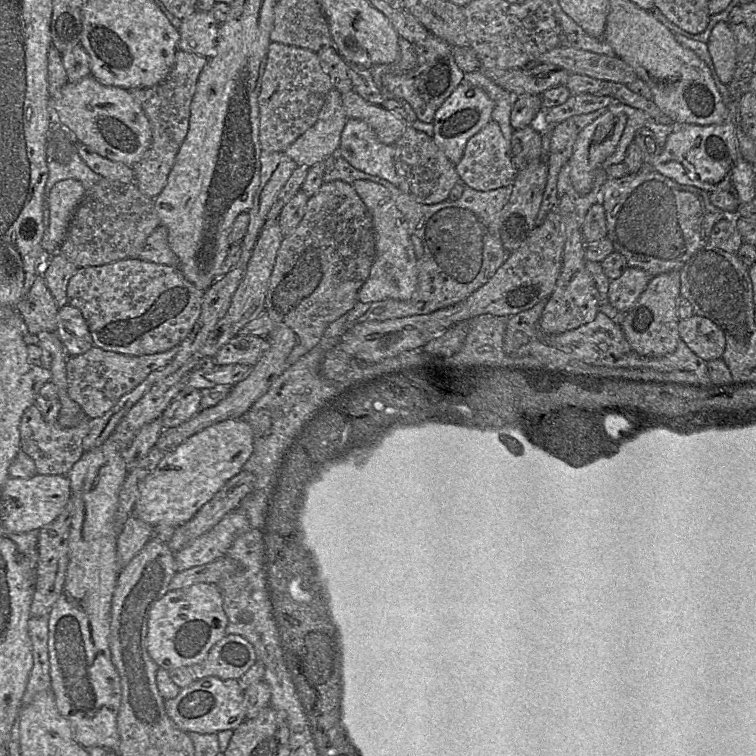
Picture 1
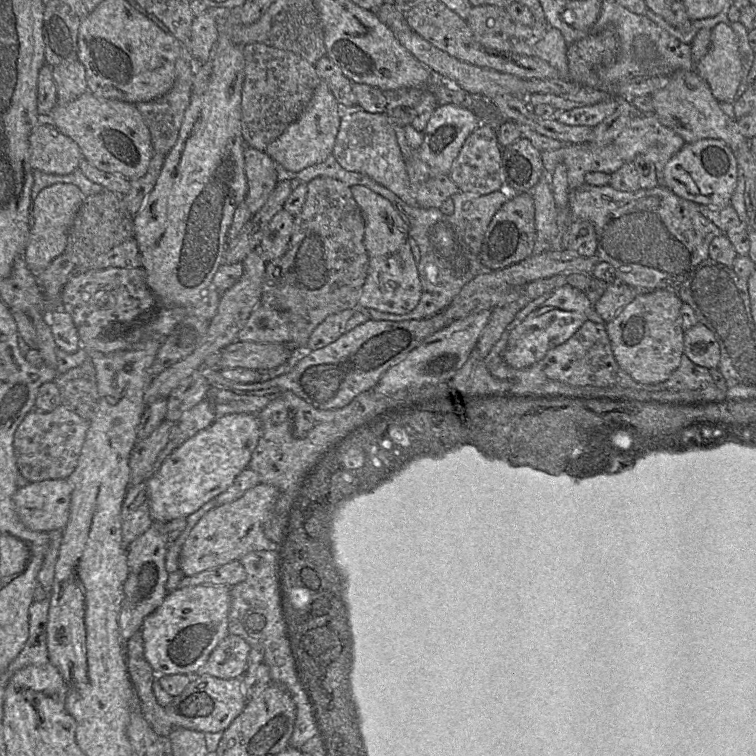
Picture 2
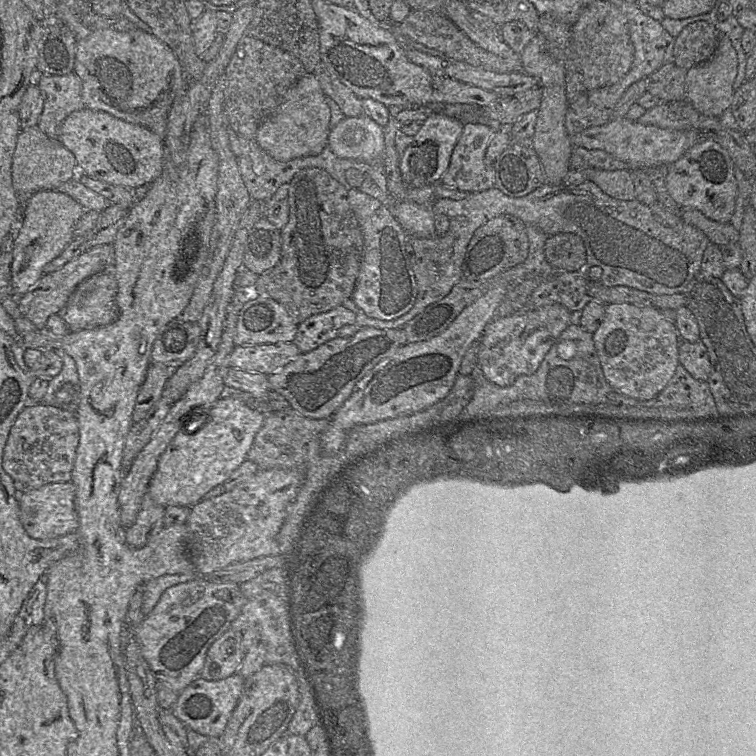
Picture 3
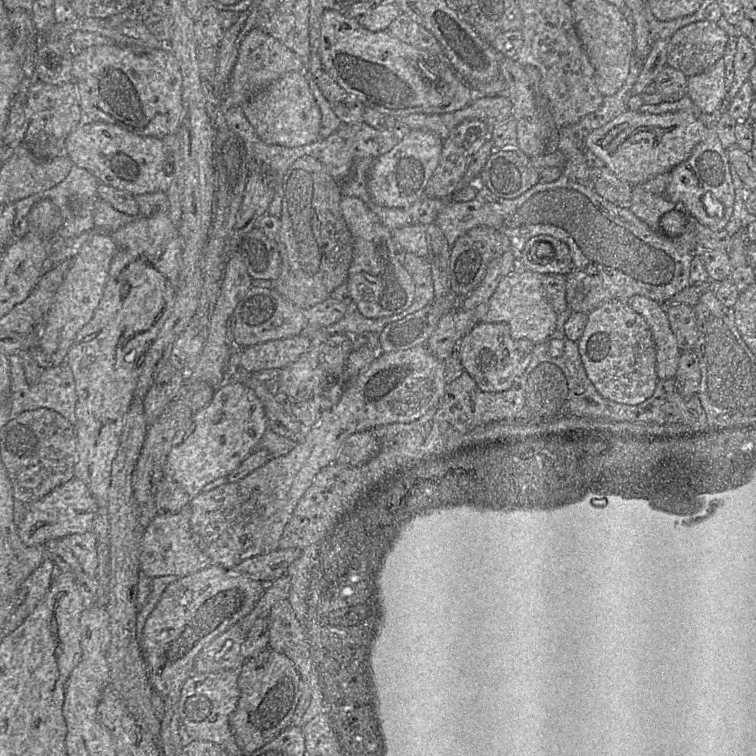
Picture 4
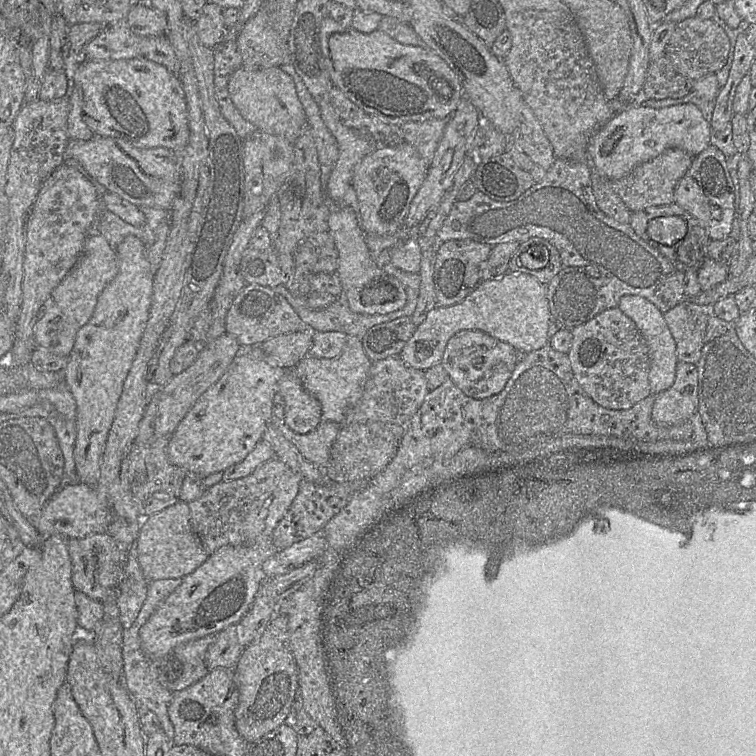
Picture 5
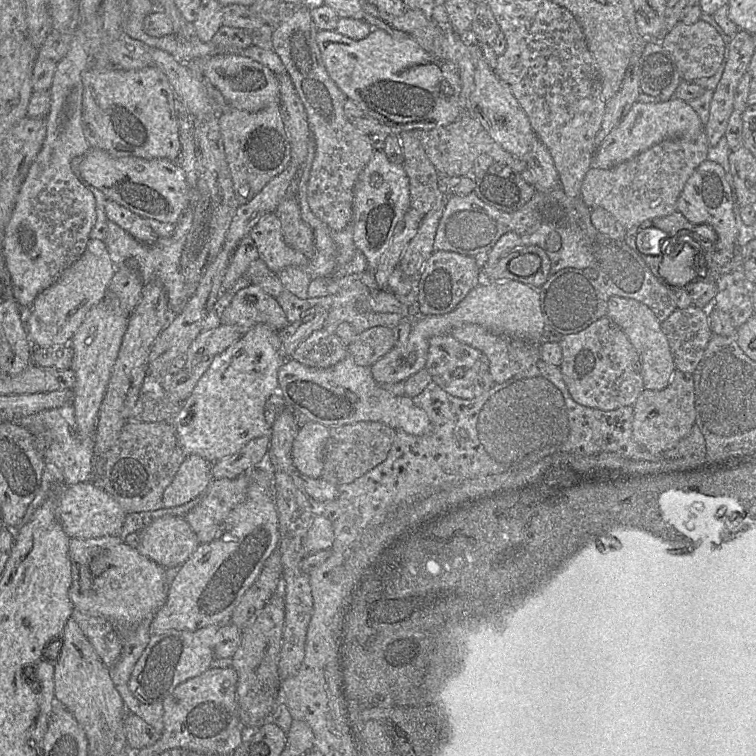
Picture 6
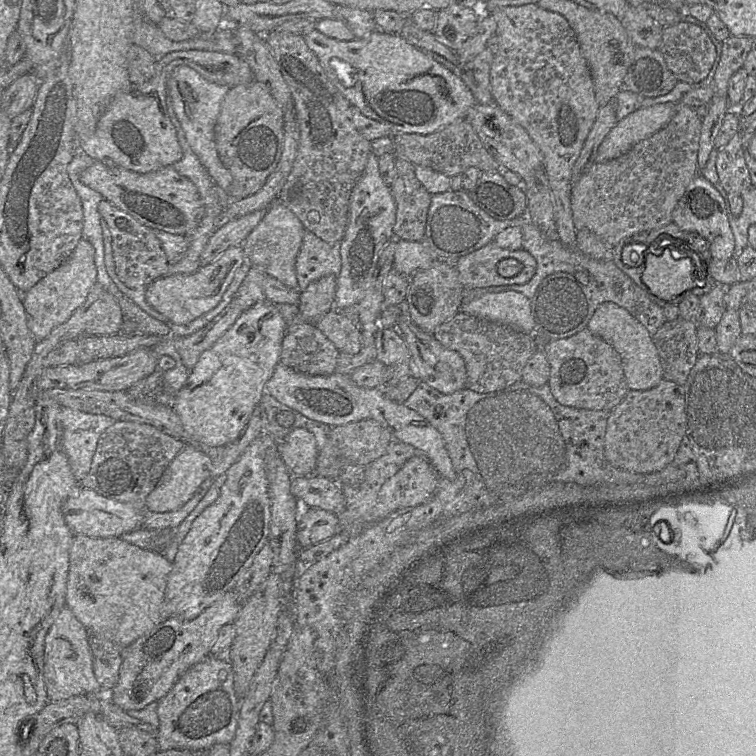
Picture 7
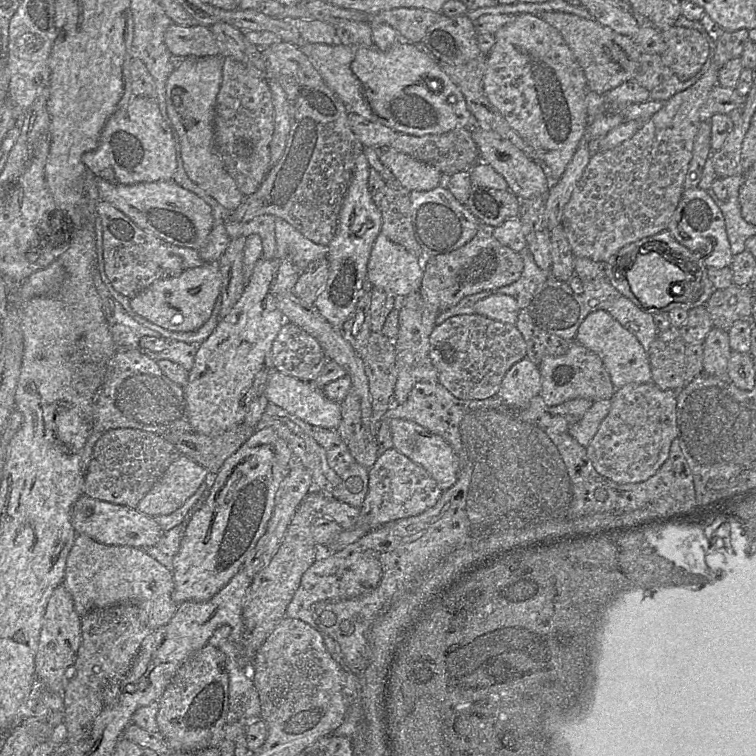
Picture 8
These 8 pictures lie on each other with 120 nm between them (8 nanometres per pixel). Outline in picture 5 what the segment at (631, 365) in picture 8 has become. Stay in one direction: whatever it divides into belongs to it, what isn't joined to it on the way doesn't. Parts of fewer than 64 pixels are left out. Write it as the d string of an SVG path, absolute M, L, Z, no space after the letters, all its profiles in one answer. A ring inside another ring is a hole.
M638 295L622 296L617 307L635 323L647 345L650 359L648 379L651 393L659 394L669 389L675 381L678 358L676 343L664 319L664 314L652 302Z

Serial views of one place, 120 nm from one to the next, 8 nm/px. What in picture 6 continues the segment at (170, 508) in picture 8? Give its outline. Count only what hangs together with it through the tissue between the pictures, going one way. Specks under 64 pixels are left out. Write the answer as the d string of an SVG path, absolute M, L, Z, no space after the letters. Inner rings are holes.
M187 455L163 493L163 508L181 506L203 494L213 481L212 464L199 455Z

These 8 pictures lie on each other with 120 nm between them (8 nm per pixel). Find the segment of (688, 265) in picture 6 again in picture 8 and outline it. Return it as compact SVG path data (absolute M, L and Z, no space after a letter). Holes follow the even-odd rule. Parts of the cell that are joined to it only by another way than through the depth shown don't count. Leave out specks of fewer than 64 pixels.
M638 254L626 277L642 306L663 308L672 302L671 288L694 280L694 276L668 262L664 254Z

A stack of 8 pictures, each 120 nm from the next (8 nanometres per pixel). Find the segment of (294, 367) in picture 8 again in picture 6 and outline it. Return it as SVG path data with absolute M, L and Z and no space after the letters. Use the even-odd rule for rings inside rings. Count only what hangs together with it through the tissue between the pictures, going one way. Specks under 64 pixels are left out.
M322 328L303 341L291 355L291 359L308 367L326 369L343 360L347 349L335 333Z

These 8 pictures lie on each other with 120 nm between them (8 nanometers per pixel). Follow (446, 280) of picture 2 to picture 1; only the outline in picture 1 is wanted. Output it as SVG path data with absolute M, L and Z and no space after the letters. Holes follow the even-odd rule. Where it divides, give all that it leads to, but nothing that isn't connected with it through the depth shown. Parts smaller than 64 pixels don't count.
M338 155L333 156L333 169L324 174L323 182L342 180L352 184L357 180L368 180L384 186L402 212L410 235L419 237L424 247L422 257L417 259L417 286L411 298L407 301L386 299L371 303L369 320L385 321L430 314L452 306L485 284L507 259L509 253L500 238L500 215L509 201L513 184L490 191L465 186L458 200L448 199L427 205L415 201L391 182L357 170Z

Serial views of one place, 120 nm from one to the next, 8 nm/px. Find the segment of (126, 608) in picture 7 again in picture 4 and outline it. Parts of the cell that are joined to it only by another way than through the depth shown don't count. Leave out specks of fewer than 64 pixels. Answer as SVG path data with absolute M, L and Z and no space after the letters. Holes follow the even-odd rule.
M93 531L68 535L58 541L63 548L73 553L88 576L96 578L98 568L97 538Z

